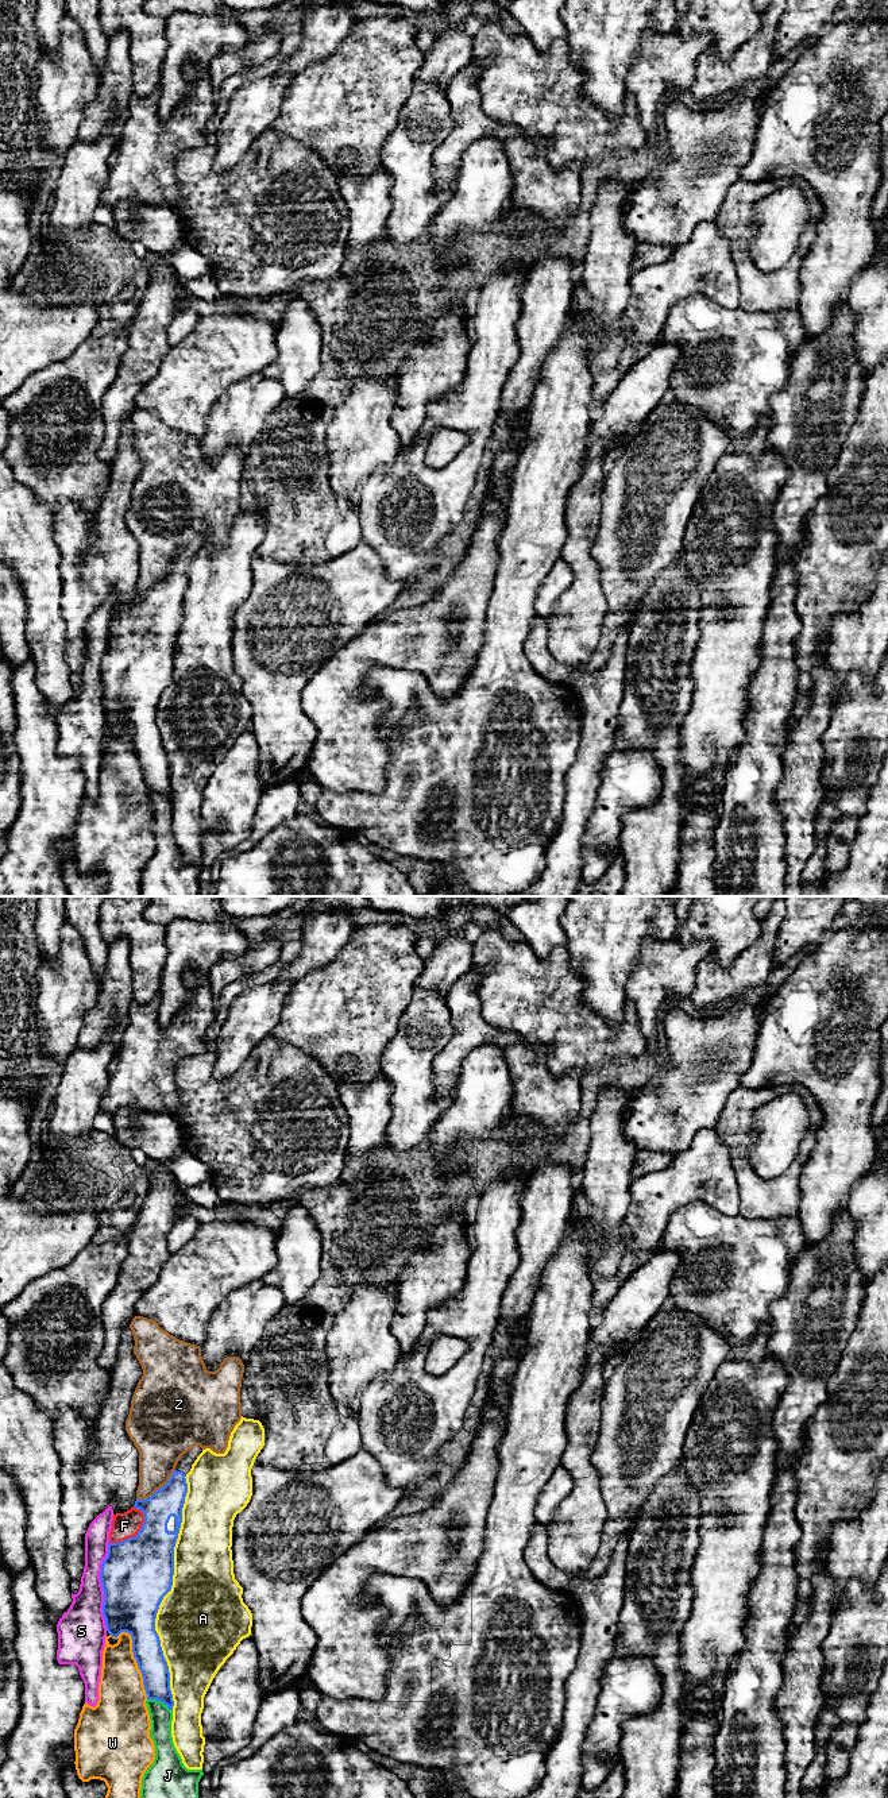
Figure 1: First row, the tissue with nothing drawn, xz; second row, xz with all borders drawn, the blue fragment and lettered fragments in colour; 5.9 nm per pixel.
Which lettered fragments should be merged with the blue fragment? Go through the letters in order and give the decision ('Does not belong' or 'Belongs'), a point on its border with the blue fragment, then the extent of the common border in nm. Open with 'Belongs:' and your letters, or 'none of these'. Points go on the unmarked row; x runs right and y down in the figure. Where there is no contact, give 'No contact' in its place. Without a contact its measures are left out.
Belongs: F
A: Does not belong. Touches blue at xz (168, 685). Shared border 1400 nm
F: Belongs. Touches blue at xz (136, 628). Shared border 280 nm
J: Does not belong. Touches blue at xz (159, 793). Shared border 170 nm
S: Does not belong. Touches blue at xz (101, 678). Shared border 550 nm
W: Does not belong. Touches blue at xz (134, 749). Shared border 460 nm
Z: Does not belong. Touches blue at xz (159, 582). Shared border 300 nm

